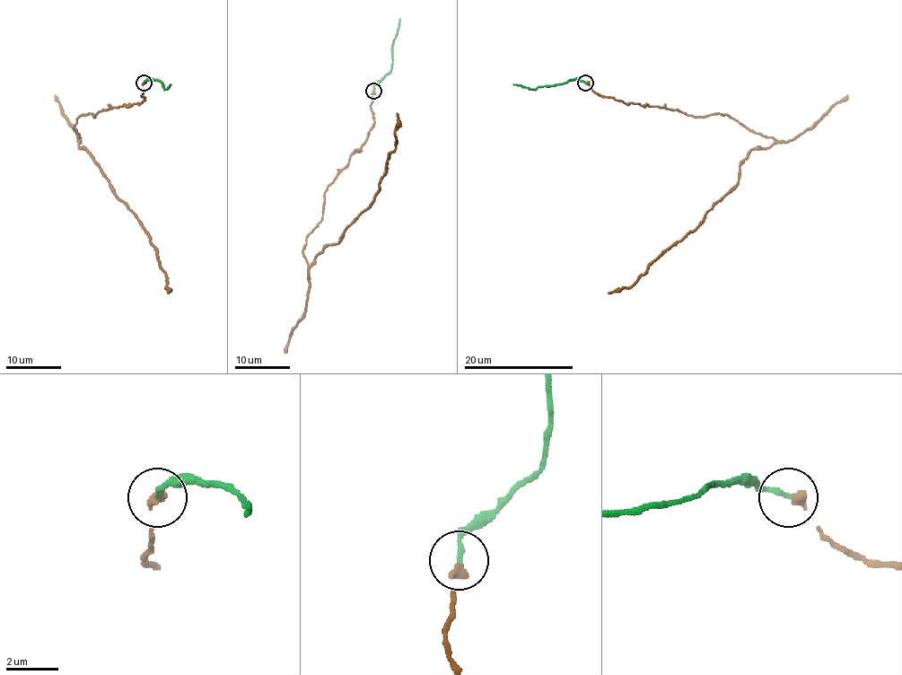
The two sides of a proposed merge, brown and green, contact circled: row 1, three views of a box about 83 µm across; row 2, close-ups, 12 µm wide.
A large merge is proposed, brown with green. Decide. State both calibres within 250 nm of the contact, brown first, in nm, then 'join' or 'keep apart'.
340 nm thick on the brown side, 180 nm on the other; join

